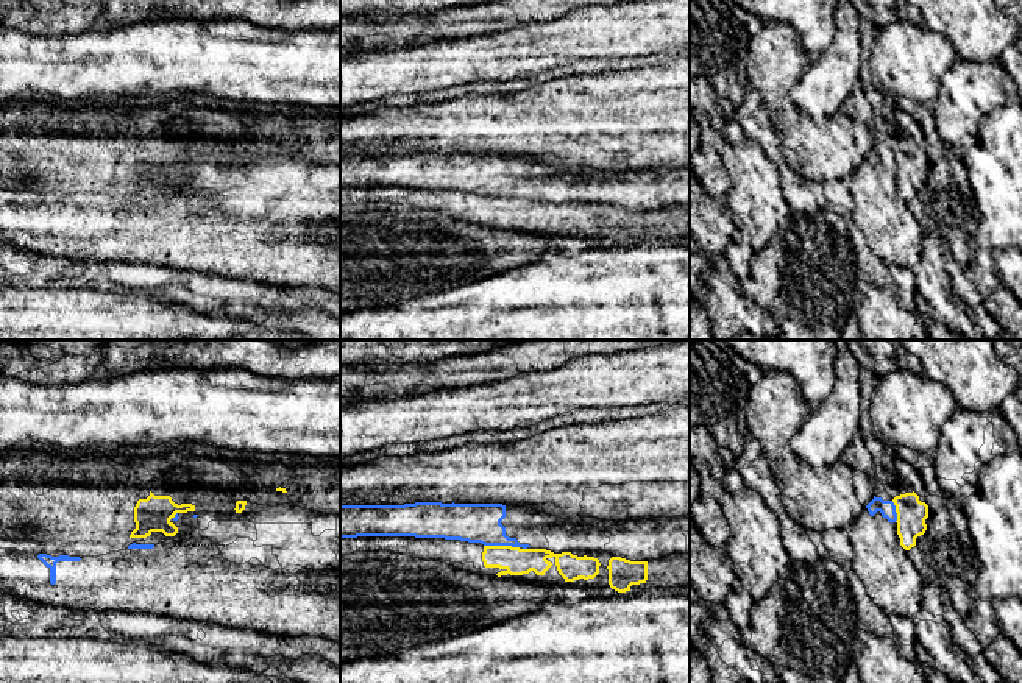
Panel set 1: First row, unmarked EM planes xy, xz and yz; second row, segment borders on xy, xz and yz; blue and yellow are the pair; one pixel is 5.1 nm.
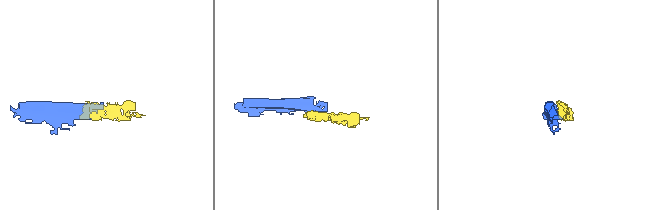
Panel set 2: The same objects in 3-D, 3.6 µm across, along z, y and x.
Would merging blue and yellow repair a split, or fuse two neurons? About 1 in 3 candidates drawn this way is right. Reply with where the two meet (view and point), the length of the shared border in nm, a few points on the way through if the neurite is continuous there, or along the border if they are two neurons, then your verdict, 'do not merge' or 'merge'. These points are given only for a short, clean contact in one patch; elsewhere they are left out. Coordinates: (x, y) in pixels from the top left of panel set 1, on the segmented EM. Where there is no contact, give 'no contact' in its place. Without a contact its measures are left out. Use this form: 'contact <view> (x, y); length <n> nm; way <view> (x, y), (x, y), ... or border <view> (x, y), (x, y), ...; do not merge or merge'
contact xz (501, 544); length 180 nm; do not merge

